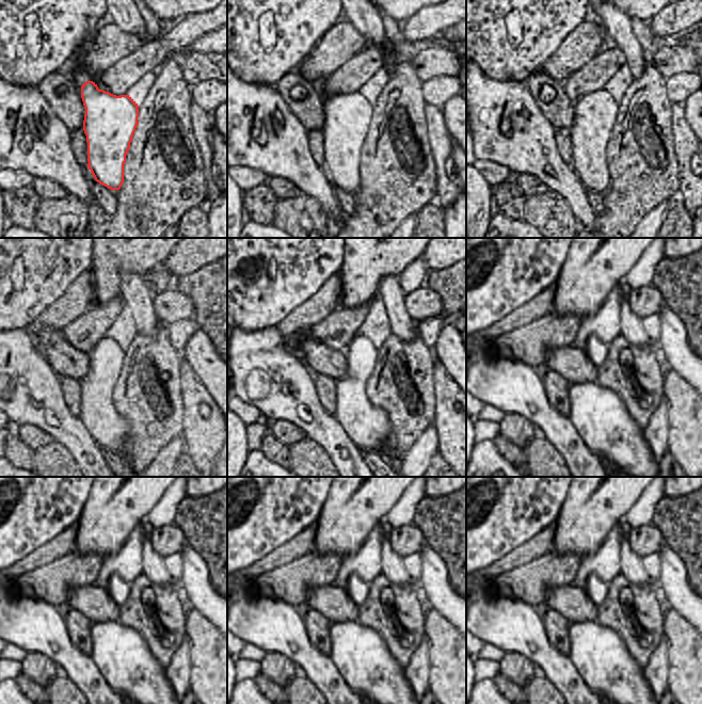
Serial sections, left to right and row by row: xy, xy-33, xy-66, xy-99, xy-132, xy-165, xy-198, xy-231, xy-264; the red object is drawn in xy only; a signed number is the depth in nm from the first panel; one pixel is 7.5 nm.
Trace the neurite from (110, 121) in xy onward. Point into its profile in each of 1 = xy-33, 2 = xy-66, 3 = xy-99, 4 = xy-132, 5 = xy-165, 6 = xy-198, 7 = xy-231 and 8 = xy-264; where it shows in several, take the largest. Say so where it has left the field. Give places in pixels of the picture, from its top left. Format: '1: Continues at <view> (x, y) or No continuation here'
1: Continues at xy-33 (350, 117)
2: Continues at xy-66 (592, 115)
3: Continues at xy-99 (118, 357)
4: Continues at xy-132 (367, 426)
5: Continues at xy-165 (608, 429)
6: Continues at xy-198 (130, 668)
7: Continues at xy-231 (369, 668)
8: Continues at xy-264 (608, 668).

